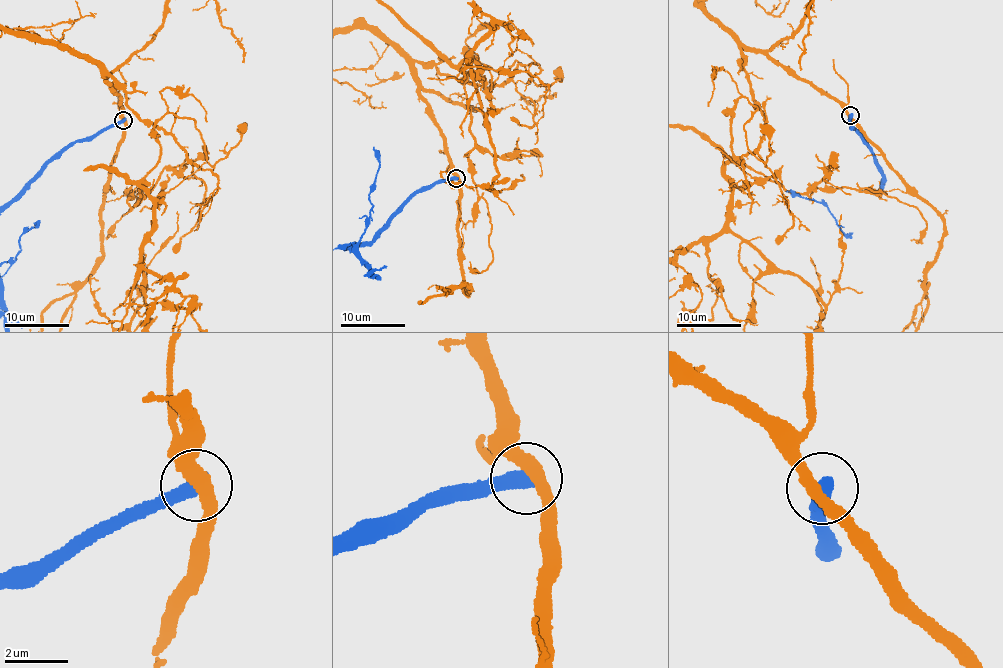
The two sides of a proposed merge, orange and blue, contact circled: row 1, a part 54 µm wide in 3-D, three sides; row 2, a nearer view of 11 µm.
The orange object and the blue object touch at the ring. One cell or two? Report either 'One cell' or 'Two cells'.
Two cells

